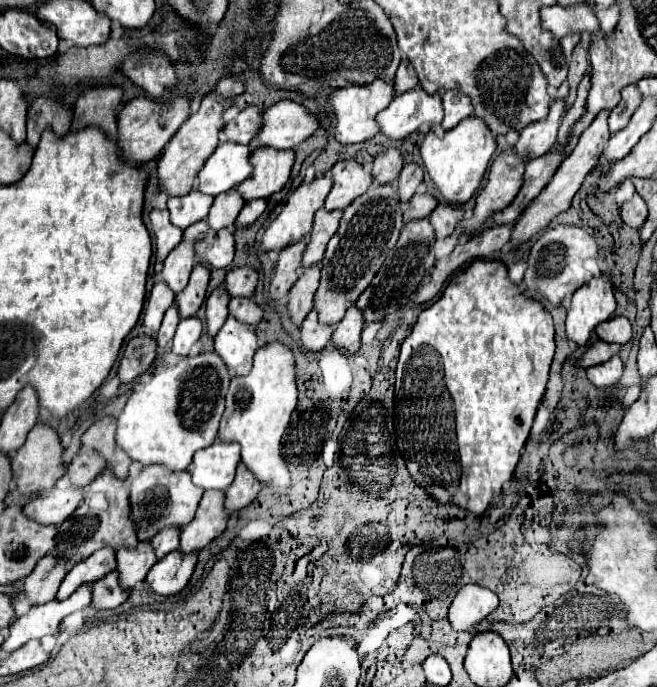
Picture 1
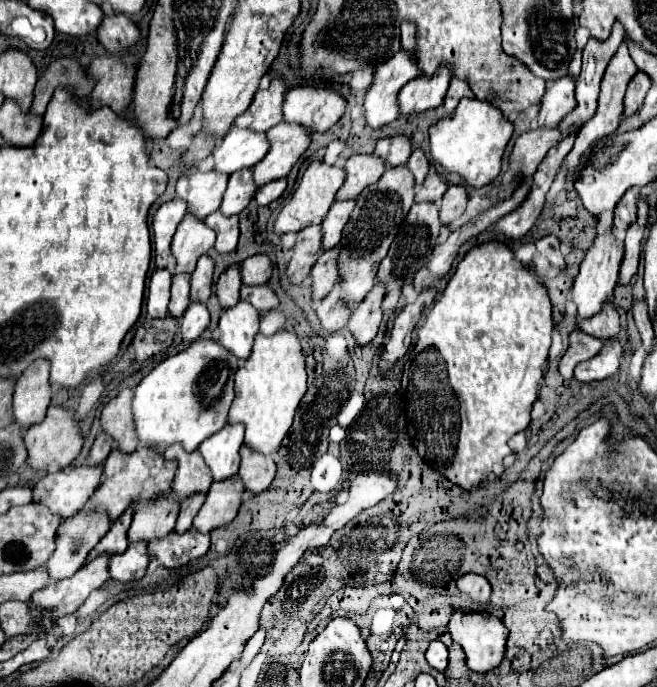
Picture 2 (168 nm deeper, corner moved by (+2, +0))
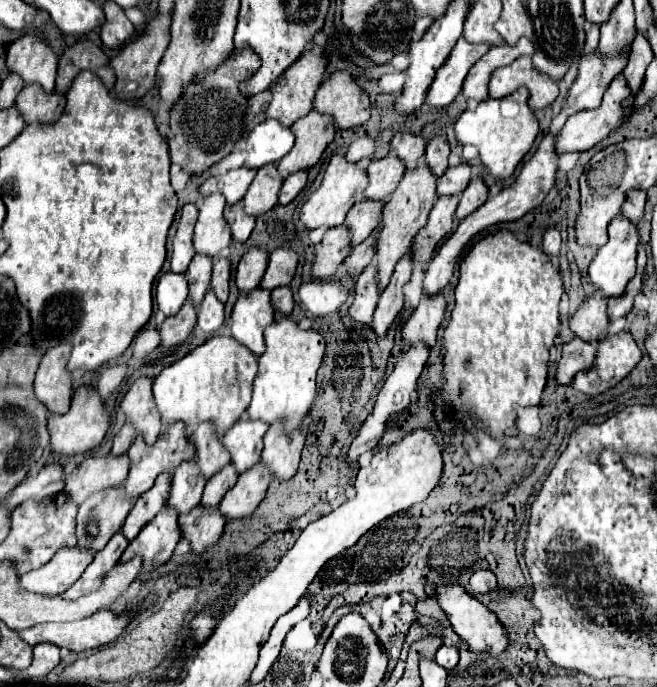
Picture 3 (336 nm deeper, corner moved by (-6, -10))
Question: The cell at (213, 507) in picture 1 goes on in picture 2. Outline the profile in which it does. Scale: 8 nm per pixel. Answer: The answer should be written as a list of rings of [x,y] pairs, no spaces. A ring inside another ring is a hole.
[[[239,476],[227,478],[223,482],[213,482],[201,510],[193,518],[193,528],[201,534],[209,534],[211,530],[233,522],[243,492],[245,490],[243,482],[239,482]]]

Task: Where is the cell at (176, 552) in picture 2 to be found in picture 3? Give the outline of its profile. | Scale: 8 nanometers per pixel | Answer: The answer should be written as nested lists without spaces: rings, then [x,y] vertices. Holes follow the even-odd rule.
[[[203,504],[179,516],[183,538],[191,540],[191,550],[197,554],[203,554],[205,548],[217,544],[223,534],[225,520],[227,518],[219,512],[219,508],[205,508]]]

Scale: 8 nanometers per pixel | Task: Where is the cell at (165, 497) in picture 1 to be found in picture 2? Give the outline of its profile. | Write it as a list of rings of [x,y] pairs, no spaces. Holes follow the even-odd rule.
[[[169,446],[163,452],[163,458],[177,462],[171,494],[167,496],[169,500],[183,502],[193,494],[205,494],[209,490],[213,478],[207,474],[207,466],[203,458],[199,458],[199,450],[195,450],[195,454],[187,454],[181,446]]]

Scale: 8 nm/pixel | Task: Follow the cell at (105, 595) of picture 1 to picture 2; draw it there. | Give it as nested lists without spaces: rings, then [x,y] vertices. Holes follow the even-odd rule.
[[[135,544],[129,546],[127,552],[111,556],[109,562],[109,576],[115,582],[133,582],[133,580],[141,580],[145,576],[145,568],[149,564],[147,558],[147,546],[145,544]]]

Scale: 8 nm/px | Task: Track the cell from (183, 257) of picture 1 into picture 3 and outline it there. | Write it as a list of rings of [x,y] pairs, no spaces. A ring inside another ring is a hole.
[[[211,194],[203,200],[199,208],[199,220],[195,224],[195,250],[217,258],[231,244],[231,230],[223,218],[223,208],[227,206],[223,194]]]

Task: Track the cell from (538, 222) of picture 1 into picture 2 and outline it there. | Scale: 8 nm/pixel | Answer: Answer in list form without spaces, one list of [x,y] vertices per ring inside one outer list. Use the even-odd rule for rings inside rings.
[[[621,44],[619,50],[617,50],[617,54],[611,58],[611,62],[609,62],[609,66],[607,66],[607,70],[605,70],[605,76],[603,76],[603,82],[601,82],[601,94],[599,94],[597,112],[595,112],[595,116],[587,122],[587,126],[583,126],[583,130],[579,130],[577,140],[575,140],[575,146],[573,146],[573,150],[567,154],[567,158],[565,158],[565,162],[563,162],[563,168],[561,168],[563,174],[579,172],[579,164],[581,164],[583,154],[585,154],[589,148],[593,148],[599,140],[611,136],[611,134],[617,130],[617,126],[619,126],[619,122],[621,122],[621,114],[623,114],[625,88],[627,88],[627,82],[629,82],[635,74],[637,74],[637,70],[635,70],[635,64],[631,62],[631,56],[629,56],[629,52],[627,52],[627,44]]]

